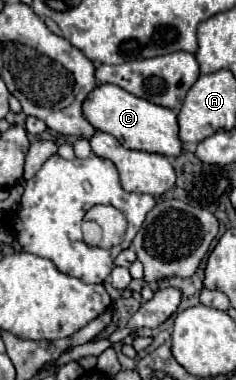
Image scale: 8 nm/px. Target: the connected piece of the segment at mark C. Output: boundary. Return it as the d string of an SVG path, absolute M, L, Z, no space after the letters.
M99 84L83 102L83 114L95 130L115 136L129 150L163 154L169 158L183 154L183 142L179 140L179 124L175 112L149 100L137 98L119 86Z

